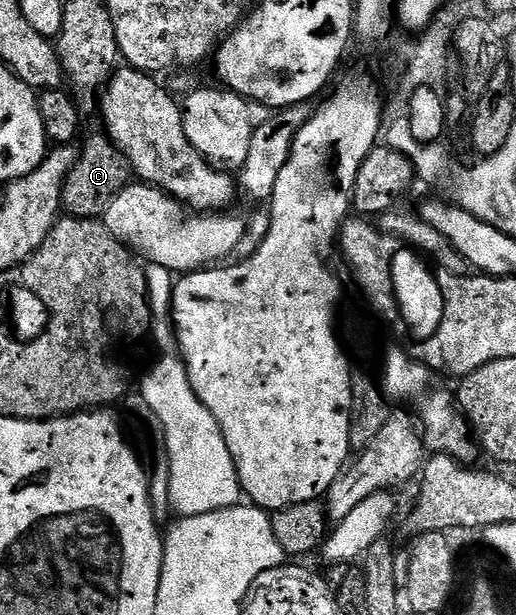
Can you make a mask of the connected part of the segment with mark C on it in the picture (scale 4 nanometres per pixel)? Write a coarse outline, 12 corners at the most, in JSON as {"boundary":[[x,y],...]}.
{"boundary":[[106,133],[81,146],[63,185],[72,218],[102,219],[132,178]]}

